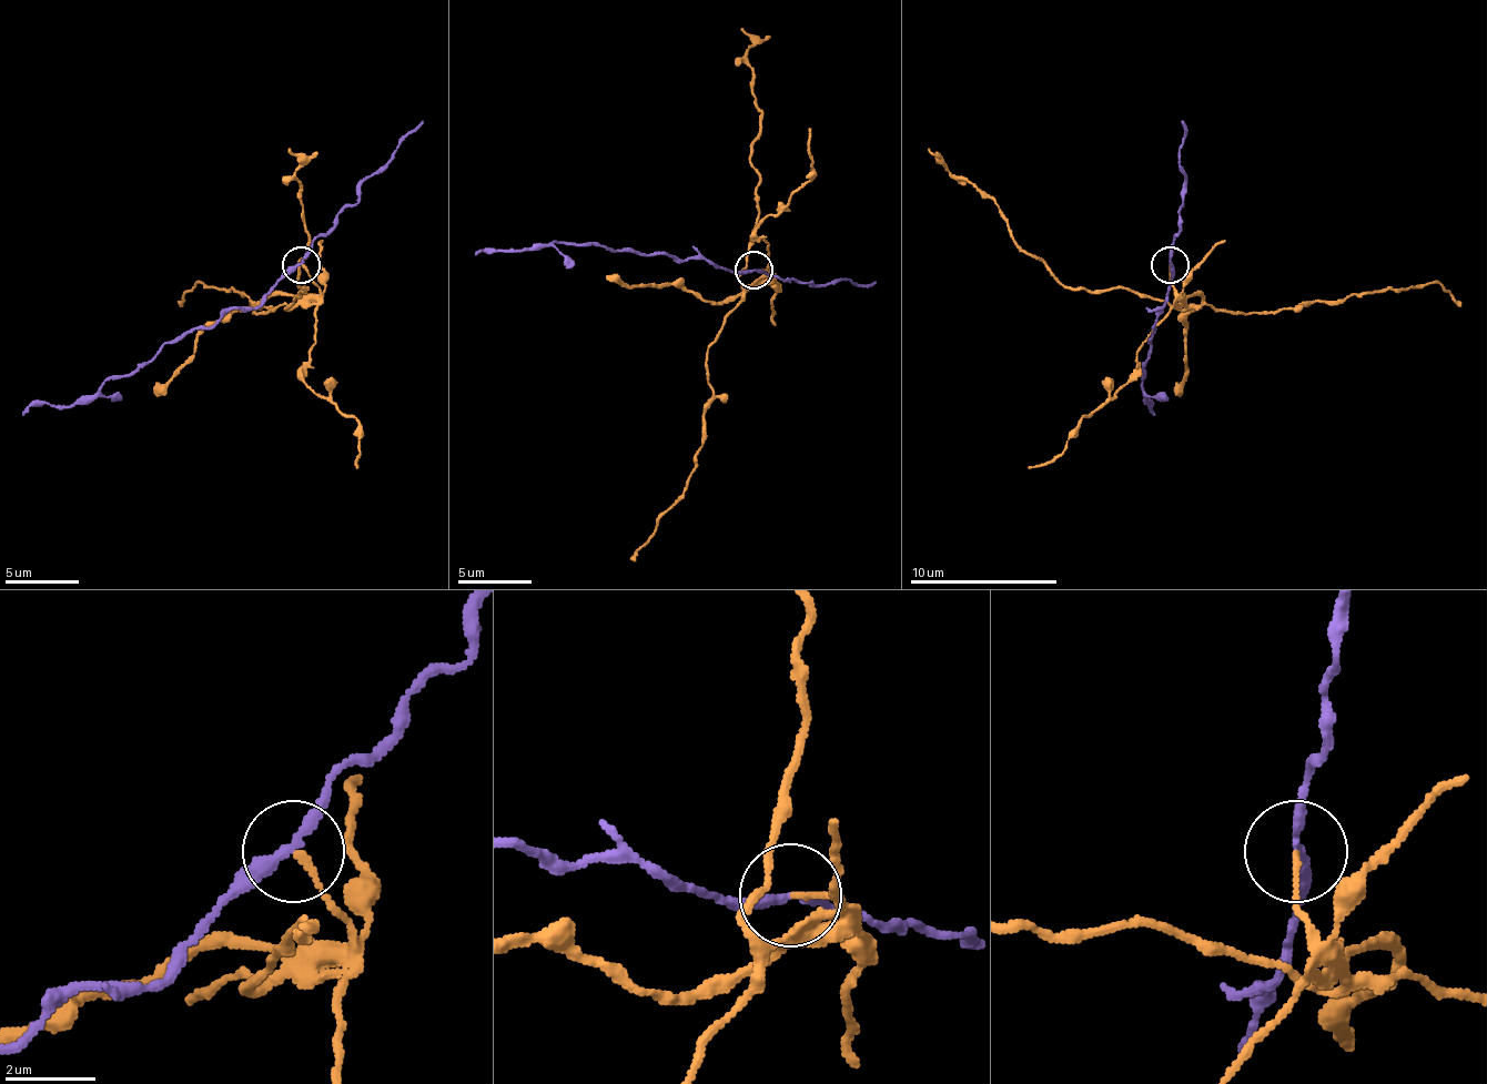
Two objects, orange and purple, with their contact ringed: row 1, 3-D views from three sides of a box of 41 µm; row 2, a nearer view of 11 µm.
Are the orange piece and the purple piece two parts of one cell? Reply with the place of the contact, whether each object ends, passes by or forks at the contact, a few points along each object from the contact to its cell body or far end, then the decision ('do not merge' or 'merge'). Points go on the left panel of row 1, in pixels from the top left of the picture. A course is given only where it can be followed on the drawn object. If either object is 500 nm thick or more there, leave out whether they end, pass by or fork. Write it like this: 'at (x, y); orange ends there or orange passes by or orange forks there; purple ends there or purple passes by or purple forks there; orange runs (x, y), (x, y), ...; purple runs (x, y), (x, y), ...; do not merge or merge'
at (301, 264); orange ends there; purple passes by; orange runs (300, 263), (319, 290), (285, 307), (304, 290), (296, 267), (307, 256), (296, 179), (300, 160), (289, 149); purple runs (300, 263), (255, 307), (230, 307), (212, 326), (185, 330), (68, 407), (34, 403), (23, 414); do not merge

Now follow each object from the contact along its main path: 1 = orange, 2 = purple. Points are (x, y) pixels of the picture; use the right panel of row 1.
1: (1171, 263), (1185, 300), (1179, 307), (1126, 290), (1068, 290), (1012, 237), (998, 204), (957, 179), (928, 149)
2: (1171, 263), (1171, 290), (1152, 326), (1141, 388), (1156, 414)

